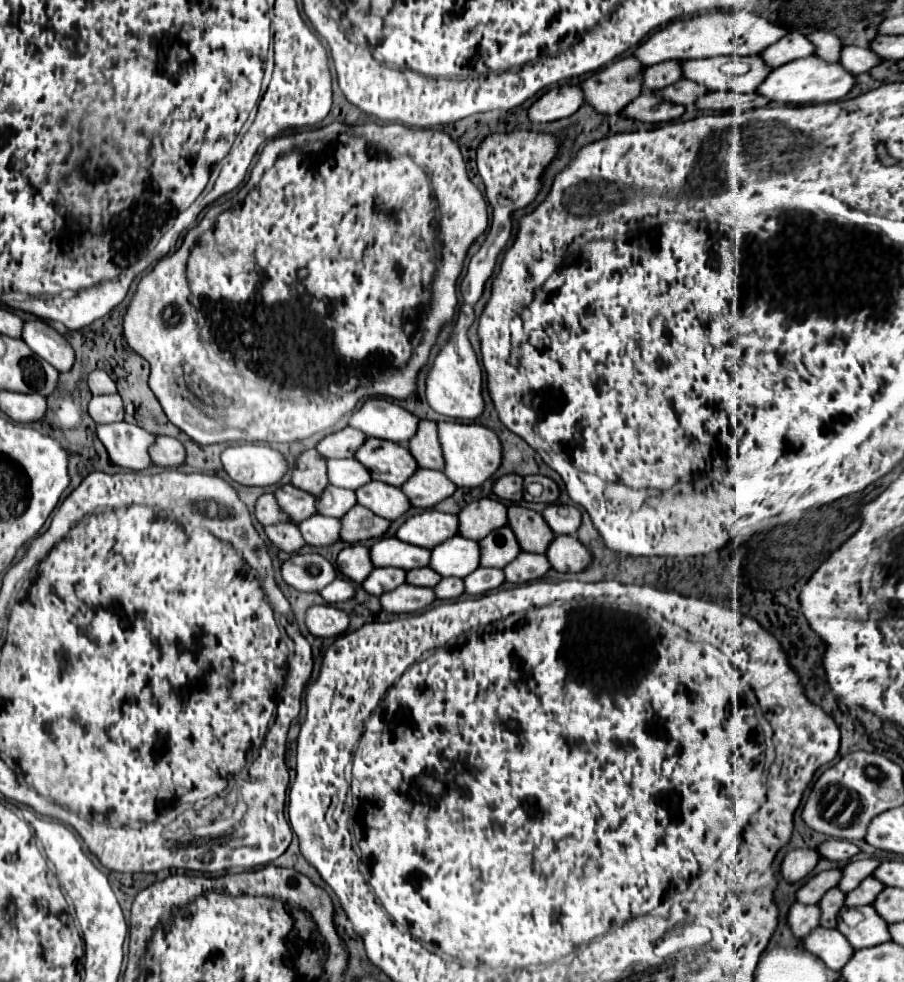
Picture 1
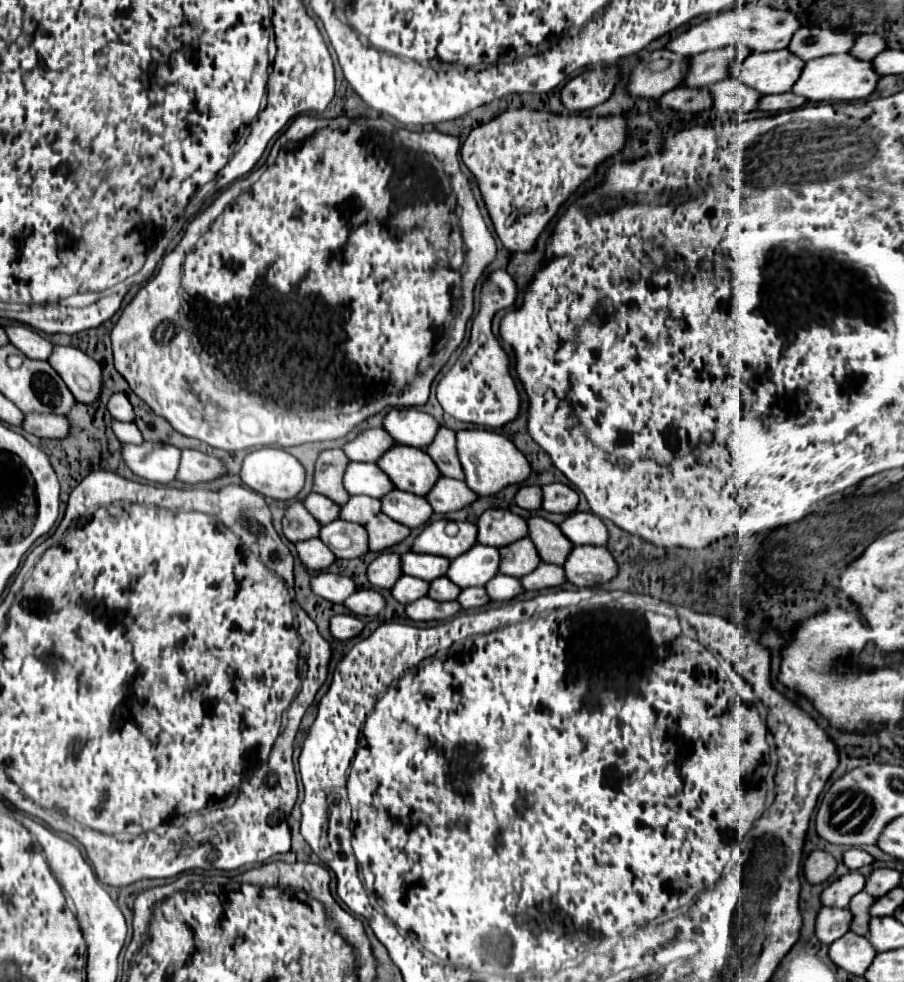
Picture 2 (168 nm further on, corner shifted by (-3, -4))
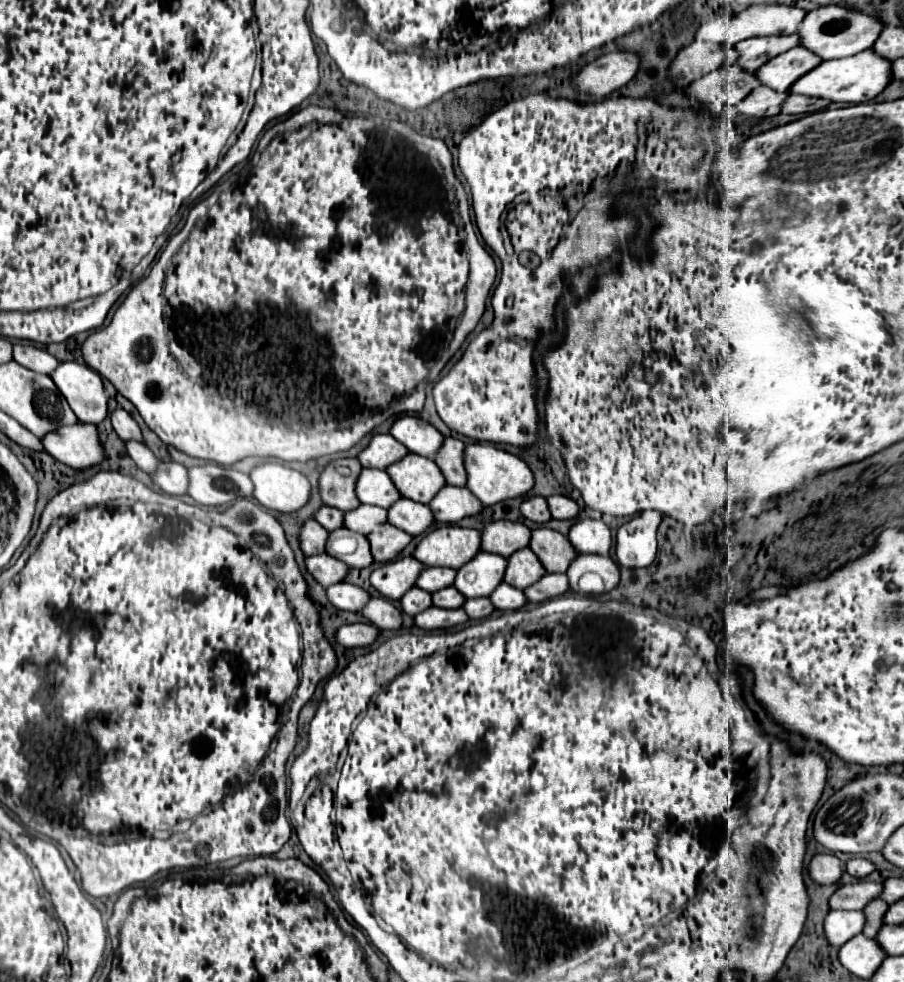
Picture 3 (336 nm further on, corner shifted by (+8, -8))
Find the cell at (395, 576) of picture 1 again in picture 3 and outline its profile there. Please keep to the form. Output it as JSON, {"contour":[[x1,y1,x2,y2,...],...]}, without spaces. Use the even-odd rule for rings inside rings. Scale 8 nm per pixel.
{"contour":[[412,587,402,599,400,599,402,611,408,615,418,615,422,611,426,611,428,607,432,607,432,595,428,591,422,591,418,587]]}

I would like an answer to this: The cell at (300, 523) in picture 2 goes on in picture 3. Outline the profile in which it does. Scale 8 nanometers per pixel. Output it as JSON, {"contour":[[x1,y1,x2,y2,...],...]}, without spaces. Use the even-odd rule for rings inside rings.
{"contour":[[308,519,300,531,300,545,302,551,310,557,310,555,320,555,326,553,326,541,328,541,328,531,324,527,320,527,320,523,316,519]]}

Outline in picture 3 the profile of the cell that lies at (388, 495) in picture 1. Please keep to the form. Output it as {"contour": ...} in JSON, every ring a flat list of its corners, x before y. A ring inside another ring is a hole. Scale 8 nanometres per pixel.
{"contour":[[402,497,398,503,394,503,388,509,388,521,394,527,416,537,416,535,426,533,434,525,434,515,428,505,414,503,414,501]]}

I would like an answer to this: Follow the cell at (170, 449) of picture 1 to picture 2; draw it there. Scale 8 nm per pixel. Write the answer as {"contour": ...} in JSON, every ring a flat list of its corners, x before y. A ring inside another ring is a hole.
{"contour":[[183,449,181,451,181,463,177,469,177,479,189,485,197,485,203,481,211,481,215,477,225,475,225,465,211,455,205,455,201,451]]}

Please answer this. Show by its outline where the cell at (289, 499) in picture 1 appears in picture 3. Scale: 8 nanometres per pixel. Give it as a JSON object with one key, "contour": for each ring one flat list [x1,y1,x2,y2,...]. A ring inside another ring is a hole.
{"contour":[[328,505,320,507,320,509,316,511,314,519,316,519,322,527,326,527,328,531,336,531,336,529,344,527,344,513,342,513,340,509,336,509,336,507,328,507]]}

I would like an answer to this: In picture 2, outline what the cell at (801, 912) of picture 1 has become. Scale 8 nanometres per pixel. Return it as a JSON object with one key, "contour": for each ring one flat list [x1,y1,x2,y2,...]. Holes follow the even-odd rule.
{"contour":[[821,907,815,919,815,937,829,945,833,939,839,939,849,931,849,921,851,913,845,909,833,909,833,907]]}

